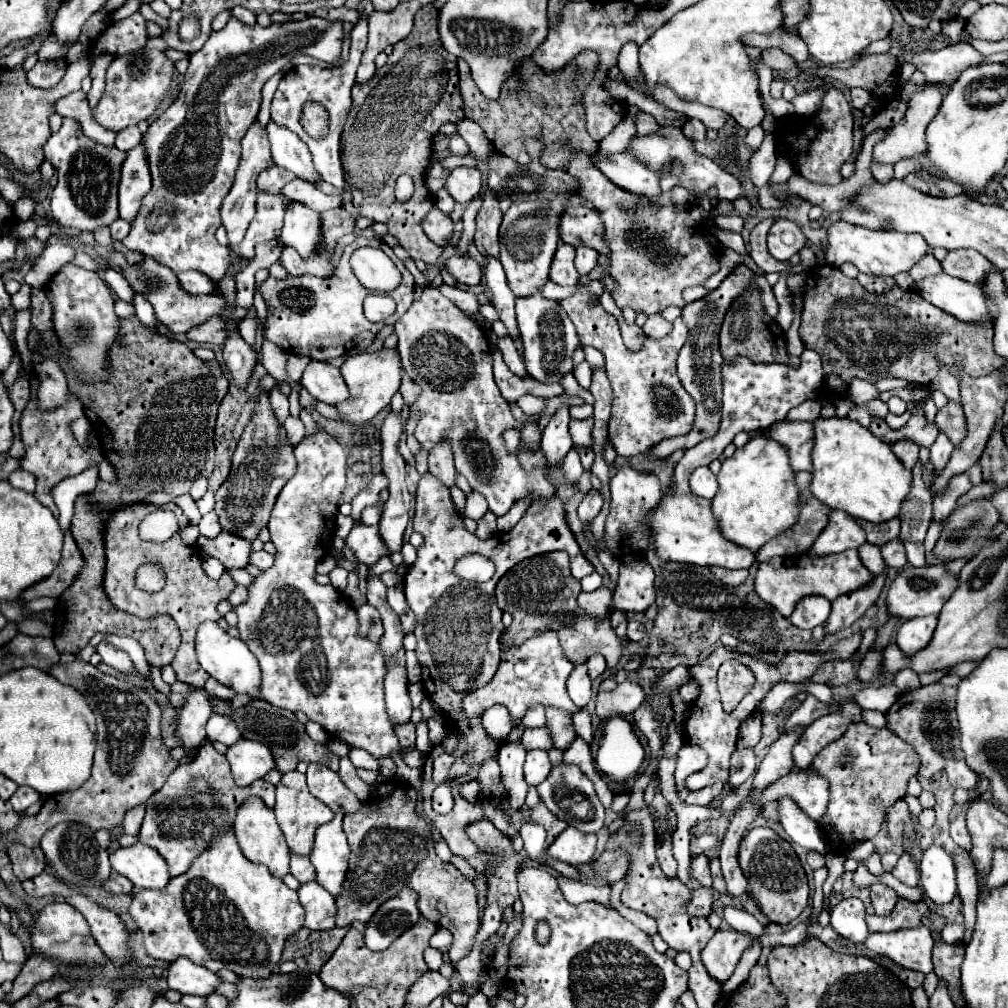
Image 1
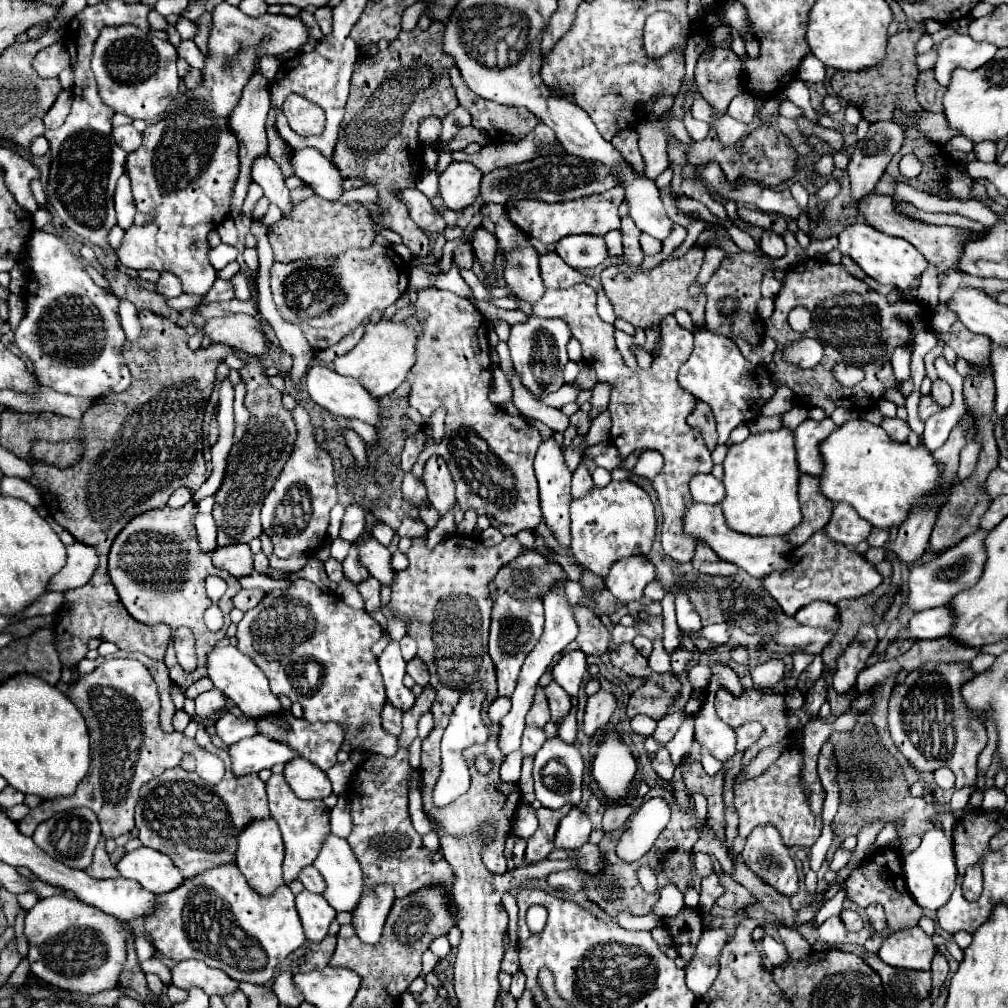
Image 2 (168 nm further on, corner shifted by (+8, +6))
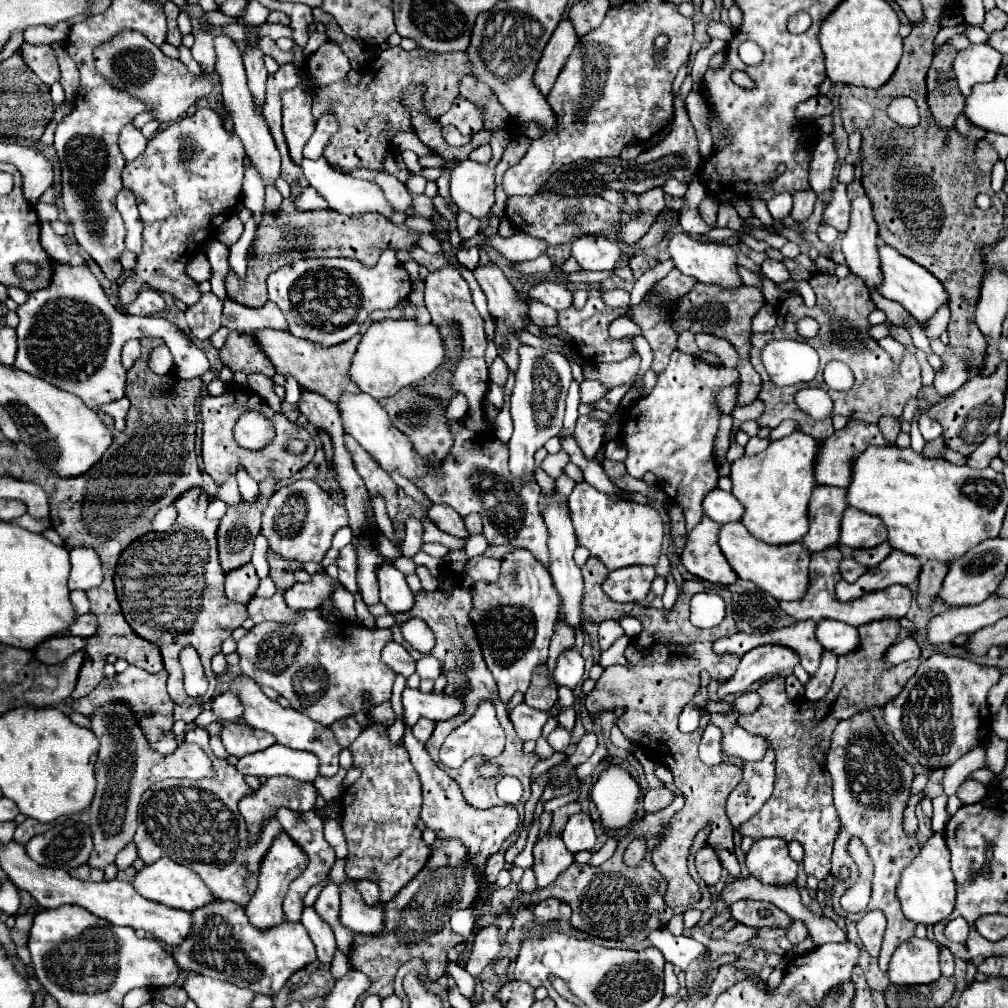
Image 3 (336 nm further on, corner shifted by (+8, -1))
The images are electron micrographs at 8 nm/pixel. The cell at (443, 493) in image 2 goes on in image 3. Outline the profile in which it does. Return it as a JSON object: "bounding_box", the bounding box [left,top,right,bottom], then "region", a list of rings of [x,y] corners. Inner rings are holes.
{"bounding_box":[428,504,470,540],"region":[[[432,504],[432,508],[428,510],[428,518],[446,534],[452,534],[452,536],[464,538],[464,540],[470,536],[470,532],[464,526],[464,520],[450,506]]]}

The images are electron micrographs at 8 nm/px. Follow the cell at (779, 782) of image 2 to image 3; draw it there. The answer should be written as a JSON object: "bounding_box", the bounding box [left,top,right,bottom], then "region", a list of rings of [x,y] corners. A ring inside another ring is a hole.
{"bounding_box":[736,620,920,882],"region":[[[880,620],[874,624],[866,624],[866,628],[858,628],[860,636],[862,636],[862,648],[858,652],[852,652],[852,656],[840,656],[838,658],[838,672],[836,678],[828,690],[828,694],[818,700],[818,702],[810,702],[804,698],[788,698],[786,694],[786,676],[778,674],[766,682],[762,682],[762,686],[758,688],[758,694],[762,699],[762,704],[757,708],[754,714],[746,714],[744,718],[738,718],[736,724],[742,726],[746,732],[754,734],[754,736],[764,736],[770,746],[776,752],[776,782],[774,782],[774,792],[770,796],[770,800],[760,808],[758,814],[754,814],[740,830],[742,836],[752,836],[756,840],[766,838],[766,836],[776,836],[782,840],[798,840],[804,848],[804,870],[806,874],[812,874],[818,878],[818,882],[822,882],[828,874],[830,874],[830,854],[832,854],[832,844],[842,828],[838,812],[834,808],[832,802],[832,780],[830,774],[826,772],[826,752],[830,748],[830,736],[836,728],[836,724],[840,720],[850,718],[852,714],[868,708],[868,706],[884,706],[888,704],[892,698],[896,698],[904,684],[914,676],[920,660],[908,660],[896,666],[888,666],[884,662],[884,656],[888,652],[888,648],[896,642],[896,636],[900,632],[900,624],[896,620]]]}

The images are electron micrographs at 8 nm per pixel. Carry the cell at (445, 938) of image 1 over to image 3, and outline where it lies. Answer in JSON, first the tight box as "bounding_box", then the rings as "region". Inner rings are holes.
{"bounding_box":[446,962,475,1000],"region":[[[453,962],[446,963],[447,973],[456,981],[460,993],[469,1000],[474,999],[475,981],[472,976],[464,969]]]}

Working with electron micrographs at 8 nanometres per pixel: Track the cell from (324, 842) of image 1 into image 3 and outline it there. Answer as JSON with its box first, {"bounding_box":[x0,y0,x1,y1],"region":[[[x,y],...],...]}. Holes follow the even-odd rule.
{"bounding_box":[340,884,384,936],"region":[[[348,884],[340,886],[340,920],[346,928],[358,934],[378,936],[384,928],[384,908],[380,904],[368,906],[358,892],[354,892]]]}

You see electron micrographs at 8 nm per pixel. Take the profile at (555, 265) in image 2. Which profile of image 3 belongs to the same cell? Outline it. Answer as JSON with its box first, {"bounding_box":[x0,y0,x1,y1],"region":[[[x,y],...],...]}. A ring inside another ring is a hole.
{"bounding_box":[528,282,572,312],"region":[[[544,282],[544,284],[536,284],[528,292],[528,300],[542,302],[554,308],[556,312],[562,312],[572,306],[572,290],[562,282]]]}

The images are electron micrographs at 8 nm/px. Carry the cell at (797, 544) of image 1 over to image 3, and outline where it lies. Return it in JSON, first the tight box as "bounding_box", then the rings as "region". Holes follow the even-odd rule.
{"bounding_box":[804,486,846,552],"region":[[[816,486],[810,498],[810,530],[804,536],[810,552],[820,552],[830,546],[838,546],[838,528],[842,512],[846,510],[846,490],[834,486]]]}

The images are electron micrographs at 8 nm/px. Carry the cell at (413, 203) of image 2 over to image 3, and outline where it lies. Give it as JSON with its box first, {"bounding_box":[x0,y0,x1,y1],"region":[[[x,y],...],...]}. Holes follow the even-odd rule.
{"bounding_box":[340,168,412,212],"region":[[[356,168],[352,172],[346,172],[346,170],[340,170],[344,174],[350,174],[352,178],[364,178],[364,180],[370,180],[370,182],[376,182],[384,194],[386,194],[386,200],[392,204],[394,210],[400,210],[404,212],[410,204],[412,204],[412,198],[408,194],[408,188],[396,178],[396,176],[390,176],[386,172],[378,172],[378,170],[366,170],[366,168]]]}

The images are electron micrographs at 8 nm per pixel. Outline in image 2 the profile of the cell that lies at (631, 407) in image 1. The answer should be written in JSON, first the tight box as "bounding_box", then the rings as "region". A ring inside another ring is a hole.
{"bounding_box":[534,283,714,561],"region":[[[578,283],[578,285],[568,287],[568,289],[546,289],[546,293],[534,305],[534,315],[538,315],[538,317],[562,317],[570,325],[572,335],[580,341],[582,355],[584,355],[586,363],[596,371],[598,381],[600,383],[608,383],[612,387],[610,403],[608,403],[608,411],[610,411],[610,417],[612,417],[610,441],[616,445],[620,457],[626,459],[634,449],[654,449],[654,451],[660,451],[662,456],[664,456],[663,470],[652,480],[652,486],[657,493],[660,507],[662,507],[662,515],[664,515],[662,535],[660,535],[662,547],[676,561],[692,561],[696,543],[692,543],[688,537],[682,537],[682,513],[686,513],[686,505],[690,505],[690,501],[692,501],[692,495],[690,495],[690,489],[688,489],[688,481],[690,481],[690,477],[694,473],[710,473],[710,469],[714,465],[712,463],[711,452],[704,445],[700,433],[692,431],[692,427],[686,423],[688,413],[696,405],[696,397],[692,393],[686,393],[686,389],[682,389],[678,385],[678,379],[676,379],[680,365],[686,361],[686,357],[690,357],[694,335],[688,329],[680,327],[678,321],[674,319],[674,315],[668,315],[664,319],[664,323],[662,323],[662,345],[658,349],[658,355],[654,355],[652,365],[648,369],[632,371],[624,363],[620,351],[616,349],[614,327],[610,323],[604,323],[598,317],[598,313],[596,313],[596,291],[590,285]]]}

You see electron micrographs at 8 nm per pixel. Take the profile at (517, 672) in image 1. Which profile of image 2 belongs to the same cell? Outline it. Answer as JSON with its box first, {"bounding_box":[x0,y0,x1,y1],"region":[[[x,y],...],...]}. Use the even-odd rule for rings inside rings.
{"bounding_box":[488,591,544,697],"region":[[[496,591],[492,595],[494,609],[492,609],[492,625],[490,625],[490,645],[488,653],[496,667],[498,677],[498,695],[510,697],[514,691],[514,685],[520,675],[520,667],[526,659],[526,655],[536,647],[542,629],[544,629],[544,609],[540,599],[530,601],[516,601],[506,591]]]}

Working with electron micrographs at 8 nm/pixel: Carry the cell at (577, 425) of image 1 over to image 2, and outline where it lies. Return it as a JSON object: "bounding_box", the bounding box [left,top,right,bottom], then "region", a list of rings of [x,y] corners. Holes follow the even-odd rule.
{"bounding_box":[564,445,586,471],"region":[[[570,445],[570,447],[566,447],[564,449],[564,459],[566,459],[566,465],[574,471],[576,467],[578,467],[578,463],[580,463],[580,459],[582,459],[582,449],[584,449],[586,445],[578,445],[578,447],[574,447],[574,445]]]}

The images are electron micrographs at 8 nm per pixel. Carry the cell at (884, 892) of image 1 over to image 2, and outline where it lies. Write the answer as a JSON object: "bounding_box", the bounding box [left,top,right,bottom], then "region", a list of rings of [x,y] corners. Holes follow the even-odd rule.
{"bounding_box":[866,903,886,931],"region":[[[878,903],[868,905],[868,907],[866,907],[866,915],[868,915],[868,921],[870,921],[870,925],[874,927],[874,931],[886,929],[886,917],[884,917],[882,905],[878,905]]]}

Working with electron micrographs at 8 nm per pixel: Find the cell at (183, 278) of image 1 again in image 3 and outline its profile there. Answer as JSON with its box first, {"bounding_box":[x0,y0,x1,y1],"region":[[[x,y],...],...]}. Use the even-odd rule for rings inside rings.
{"bounding_box":[128,290,164,316],"region":[[[154,290],[140,292],[136,302],[132,302],[128,306],[128,312],[136,314],[136,316],[152,316],[152,314],[158,314],[162,310],[164,310],[164,298],[160,292],[154,292]]]}

